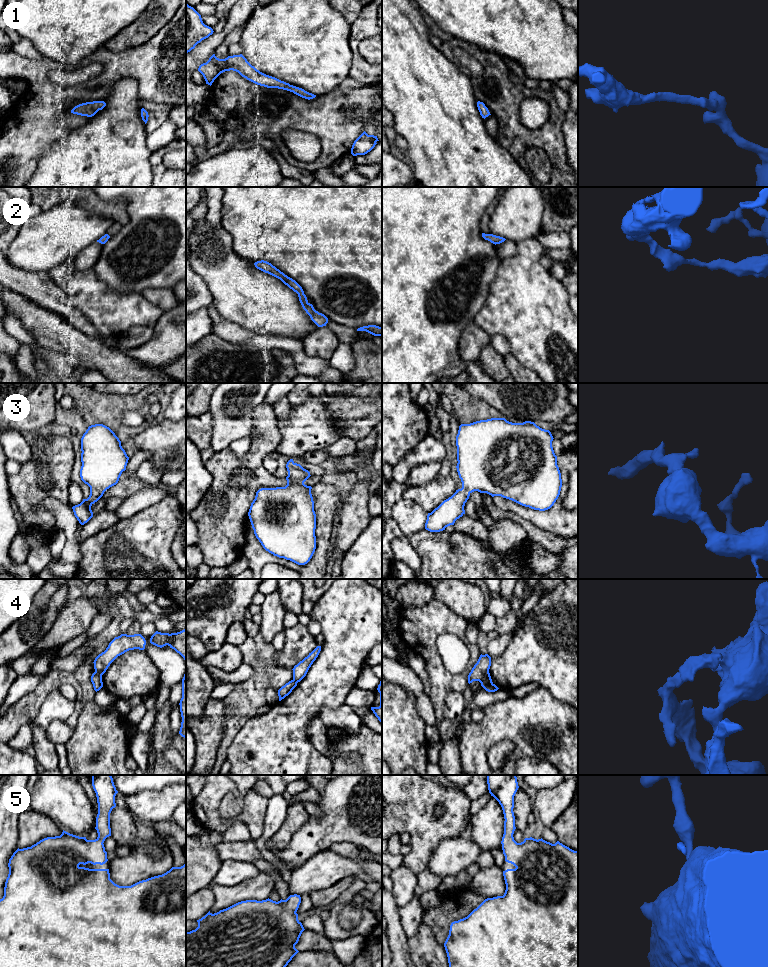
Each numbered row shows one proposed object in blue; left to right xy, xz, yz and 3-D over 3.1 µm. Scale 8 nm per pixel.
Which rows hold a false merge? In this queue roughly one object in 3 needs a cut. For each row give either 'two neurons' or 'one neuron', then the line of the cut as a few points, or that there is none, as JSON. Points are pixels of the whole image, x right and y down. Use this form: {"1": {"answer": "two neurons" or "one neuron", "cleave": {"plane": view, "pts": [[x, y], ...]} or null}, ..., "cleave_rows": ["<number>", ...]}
{"1": {"answer": "one neuron", "cleave": null}, "2": {"answer": "one neuron", "cleave": null}, "3": {"answer": "one neuron", "cleave": null}, "4": {"answer": "two neurons", "cleave": {"plane": "yz", "pts": [[488, 670], [481, 683]]}}, "5": {"answer": "one neuron", "cleave": null}, "cleave_rows": ["4"]}

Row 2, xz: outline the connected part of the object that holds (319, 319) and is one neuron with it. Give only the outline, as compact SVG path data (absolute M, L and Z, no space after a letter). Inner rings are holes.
M257 261L254 263L254 265L257 269L280 279L285 285L296 292L298 294L299 301L303 309L310 316L311 320L318 327L326 326L326 324L328 323L328 318L324 314L319 313L314 309L313 305L308 302L302 287L295 280L285 275L283 272L281 272L279 269L277 269L275 266L267 261Z

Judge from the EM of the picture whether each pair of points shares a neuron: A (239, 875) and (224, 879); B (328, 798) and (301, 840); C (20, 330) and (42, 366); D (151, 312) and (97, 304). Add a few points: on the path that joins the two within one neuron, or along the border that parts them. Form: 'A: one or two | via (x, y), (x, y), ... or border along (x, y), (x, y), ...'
A: one | via (235, 875), (228, 875)
B: one | via (329, 810), (329, 820), (313, 836)
C: one | via (28, 339), (31, 342), (36, 357)
D: one | via (138, 311), (110, 311)

